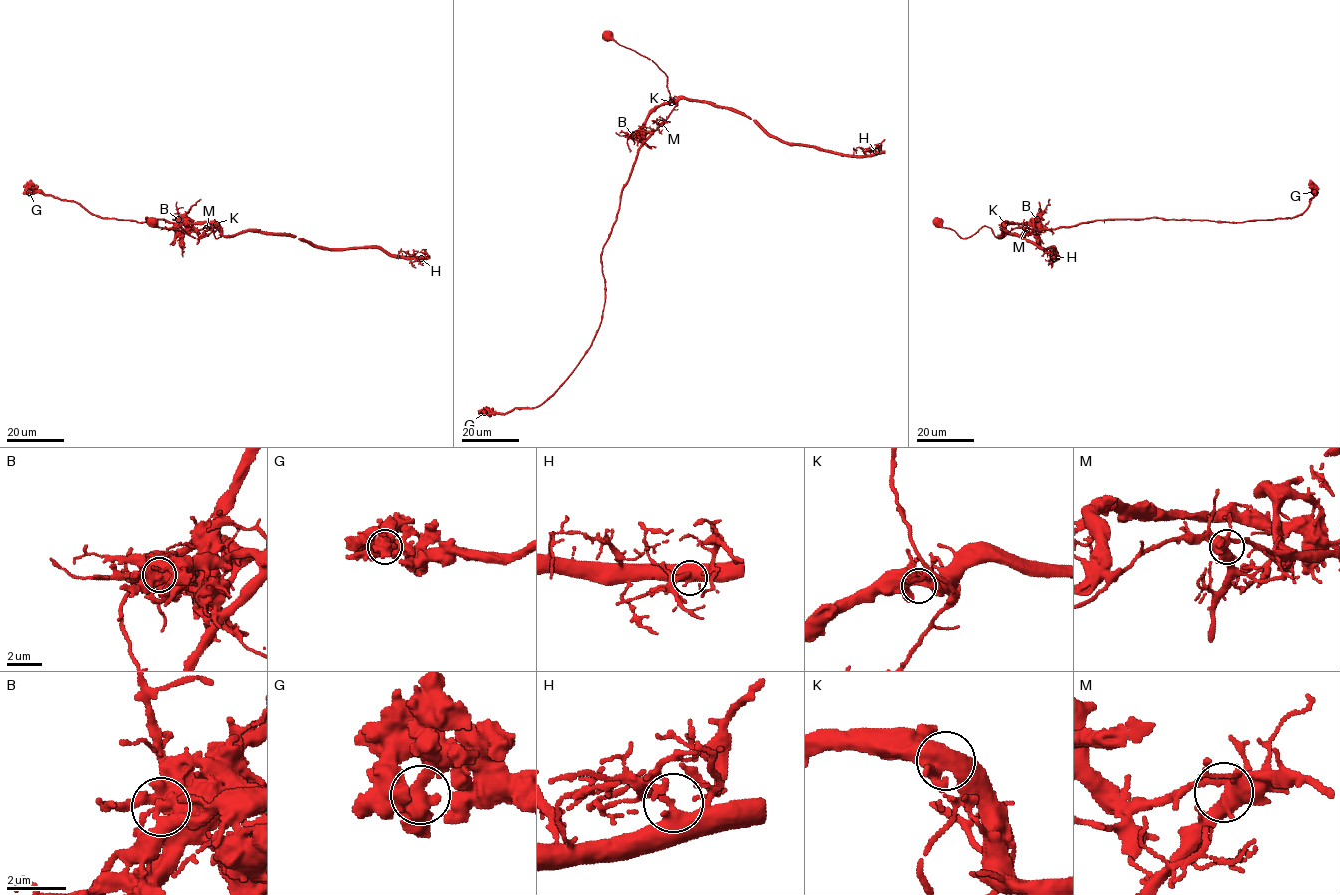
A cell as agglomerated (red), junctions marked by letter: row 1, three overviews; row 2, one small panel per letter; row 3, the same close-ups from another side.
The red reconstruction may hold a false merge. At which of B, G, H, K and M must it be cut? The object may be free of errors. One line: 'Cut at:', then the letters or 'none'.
Cut at: B

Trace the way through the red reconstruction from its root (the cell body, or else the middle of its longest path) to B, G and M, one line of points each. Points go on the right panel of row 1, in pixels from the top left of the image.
B: (938, 222), (962, 238), (984, 226), (1003, 238), (1017, 227), (1033, 229), (1037, 219)
G: (938, 222), (966, 238), (984, 226), (1003, 238), (1017, 227), (1103, 219), (1272, 220), (1300, 215), (1314, 192)
M: (938, 222), (962, 238), (972, 236), (984, 226), (990, 227), (998, 238), (1003, 238), (1015, 228), (1025, 228)

